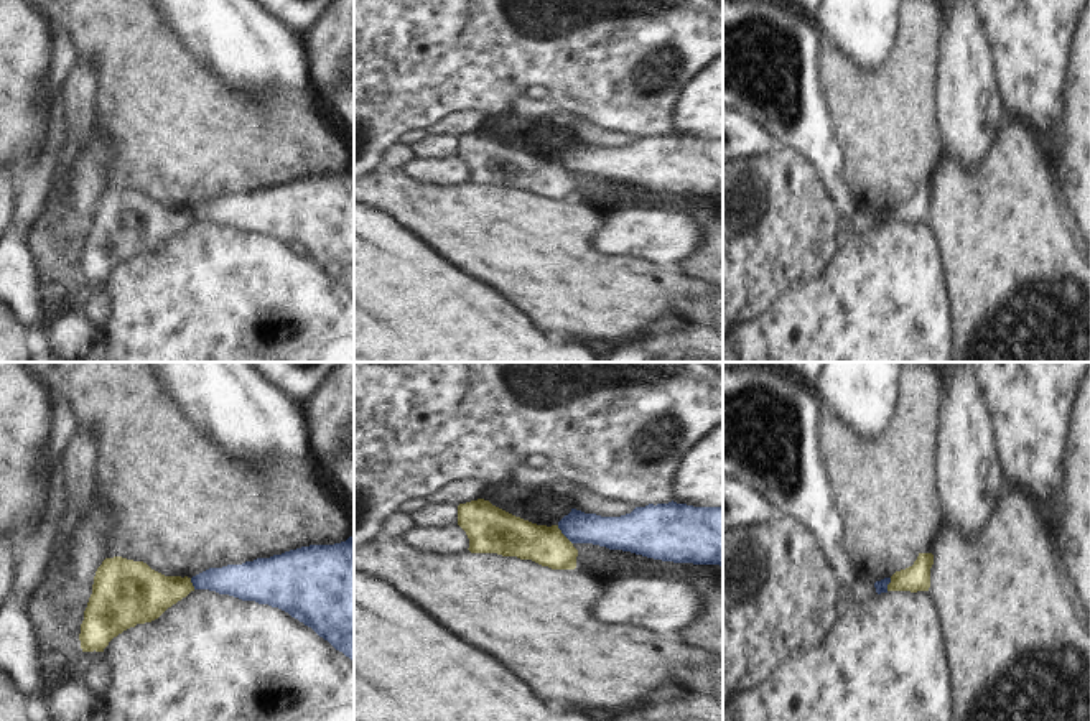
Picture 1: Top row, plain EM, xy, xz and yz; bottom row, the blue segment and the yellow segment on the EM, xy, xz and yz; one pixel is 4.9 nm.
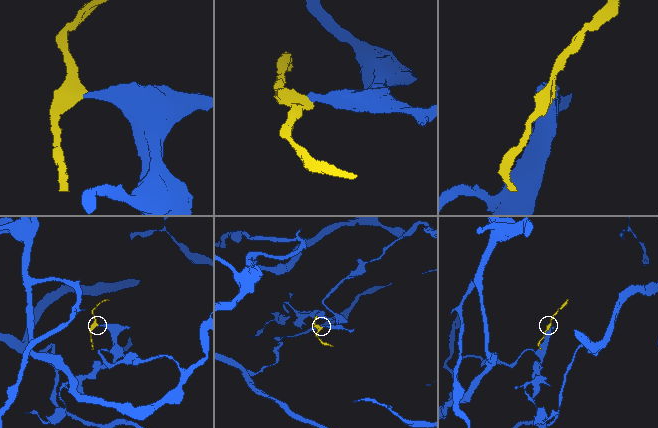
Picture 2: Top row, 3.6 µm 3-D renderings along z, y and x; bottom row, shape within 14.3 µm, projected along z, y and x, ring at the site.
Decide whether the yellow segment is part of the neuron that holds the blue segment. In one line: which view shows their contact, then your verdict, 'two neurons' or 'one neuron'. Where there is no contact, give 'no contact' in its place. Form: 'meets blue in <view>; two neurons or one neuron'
meets blue in xz; two neurons

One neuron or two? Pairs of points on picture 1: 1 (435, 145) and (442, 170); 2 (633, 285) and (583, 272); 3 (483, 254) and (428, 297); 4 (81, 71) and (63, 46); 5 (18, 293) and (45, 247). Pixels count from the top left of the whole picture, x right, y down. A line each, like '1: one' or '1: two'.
1: two
2: one
3: two
4: two
5: two

